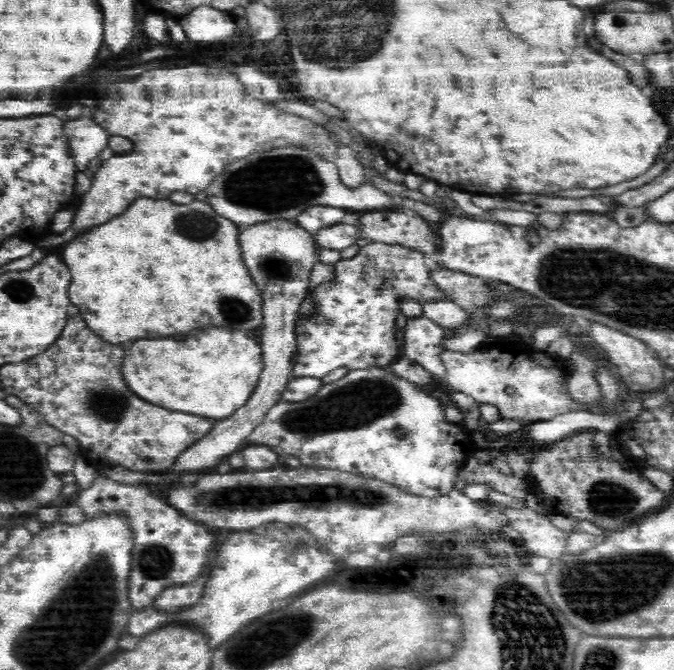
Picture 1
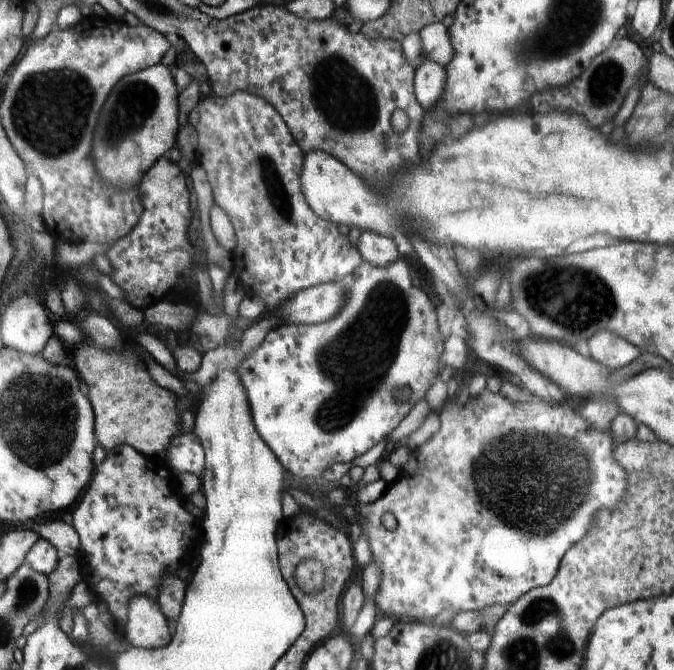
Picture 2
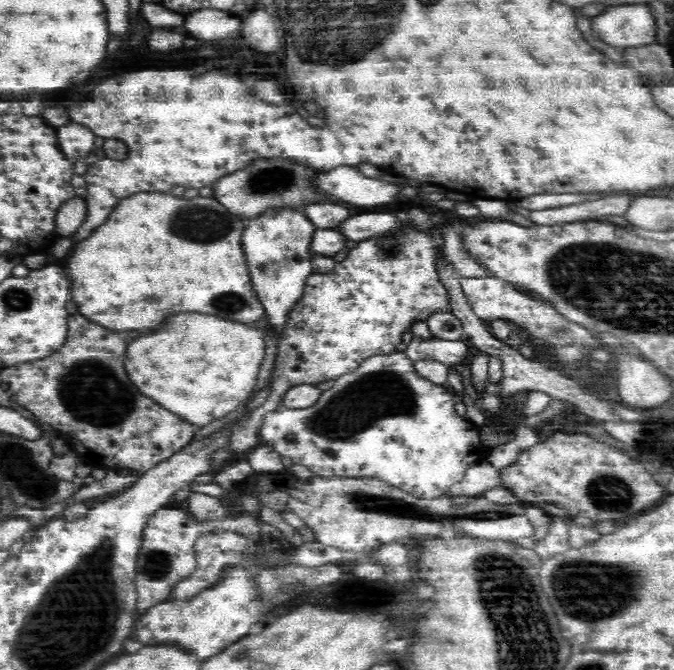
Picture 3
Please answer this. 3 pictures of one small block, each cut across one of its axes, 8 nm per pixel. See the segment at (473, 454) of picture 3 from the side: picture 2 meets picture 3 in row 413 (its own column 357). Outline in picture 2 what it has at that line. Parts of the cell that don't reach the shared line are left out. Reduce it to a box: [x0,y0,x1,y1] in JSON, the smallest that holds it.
[236,258,444,479]

